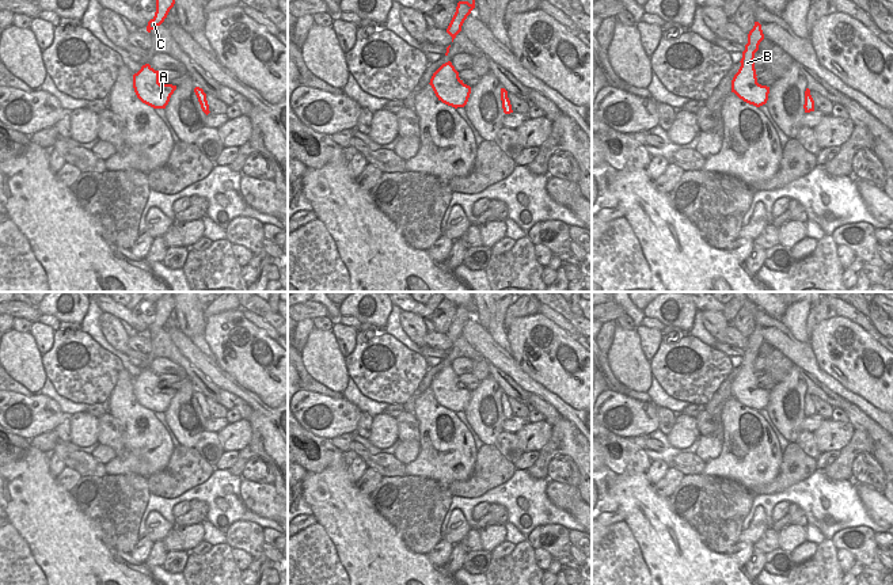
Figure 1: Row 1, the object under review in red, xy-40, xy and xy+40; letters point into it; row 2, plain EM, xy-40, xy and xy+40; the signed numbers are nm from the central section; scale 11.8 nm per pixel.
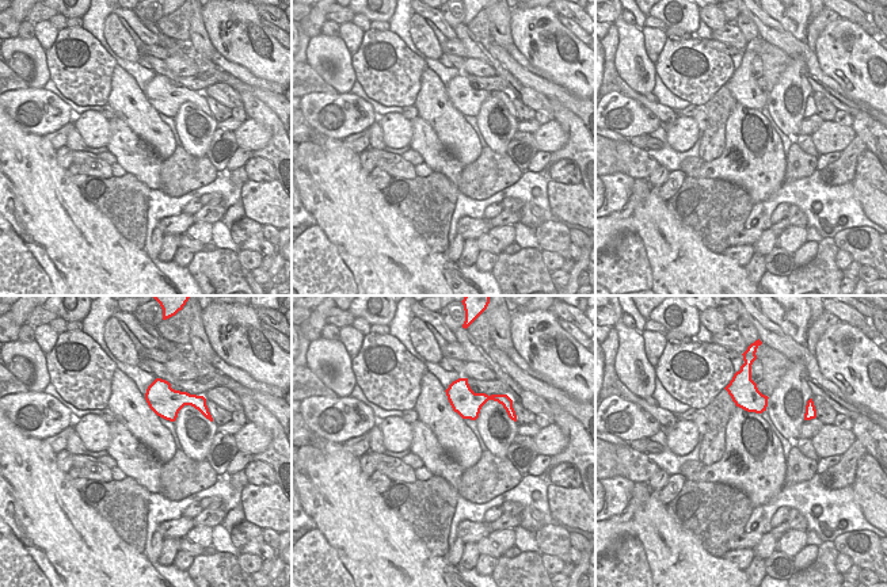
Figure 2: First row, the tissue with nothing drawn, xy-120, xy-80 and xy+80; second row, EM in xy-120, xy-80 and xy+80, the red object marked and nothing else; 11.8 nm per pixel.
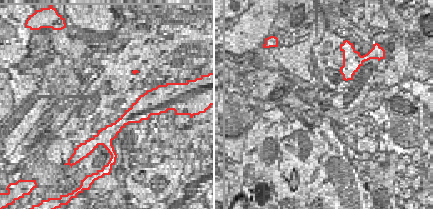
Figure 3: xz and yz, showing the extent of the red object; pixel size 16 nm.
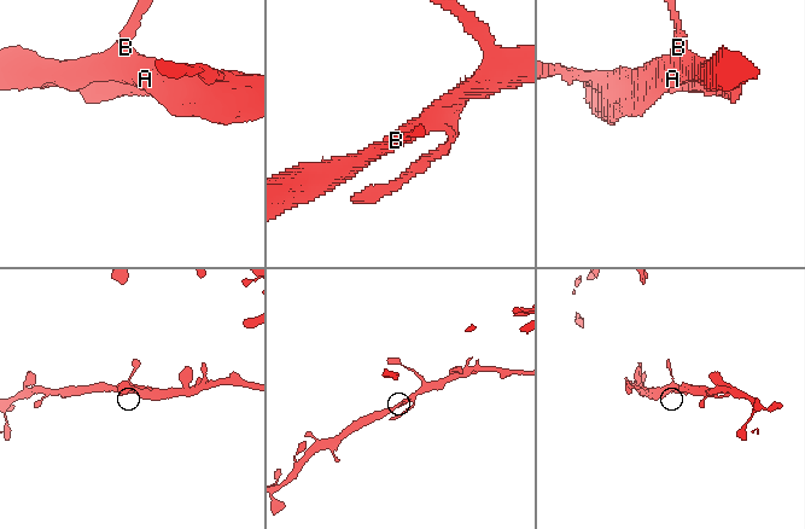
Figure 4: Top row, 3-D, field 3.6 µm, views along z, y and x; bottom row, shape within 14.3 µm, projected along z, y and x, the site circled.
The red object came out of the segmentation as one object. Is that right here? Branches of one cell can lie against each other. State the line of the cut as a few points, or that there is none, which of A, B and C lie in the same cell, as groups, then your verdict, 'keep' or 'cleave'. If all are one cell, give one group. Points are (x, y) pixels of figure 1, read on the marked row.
no cut; A B C; keep

